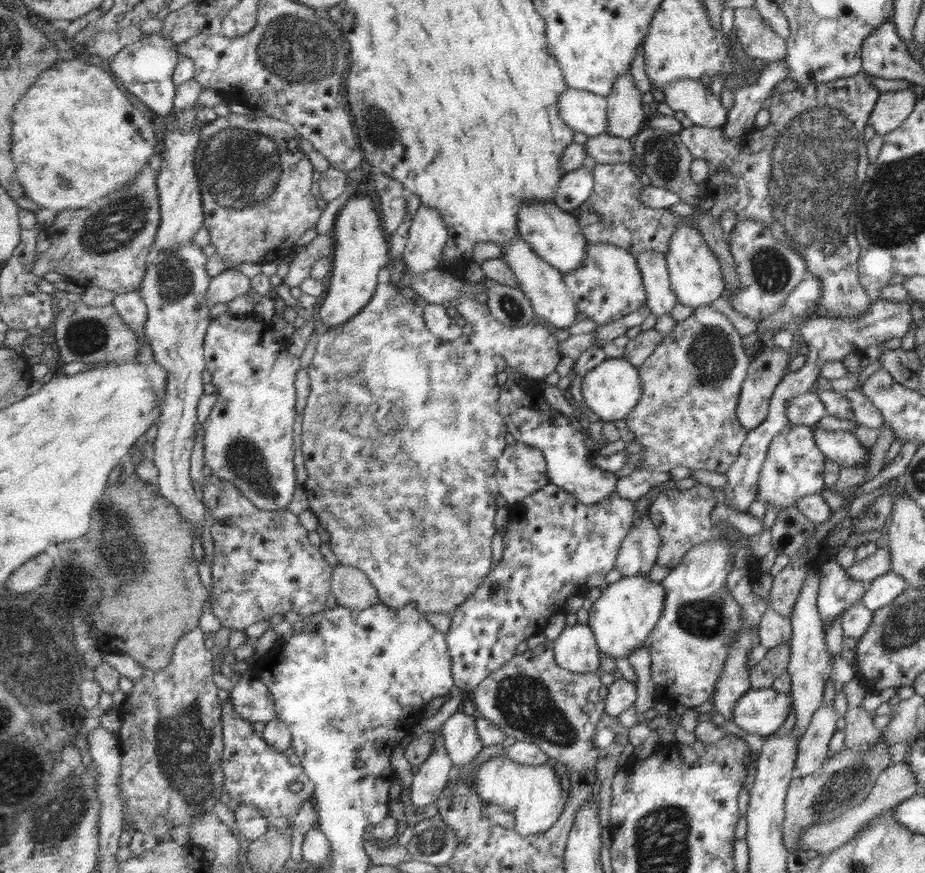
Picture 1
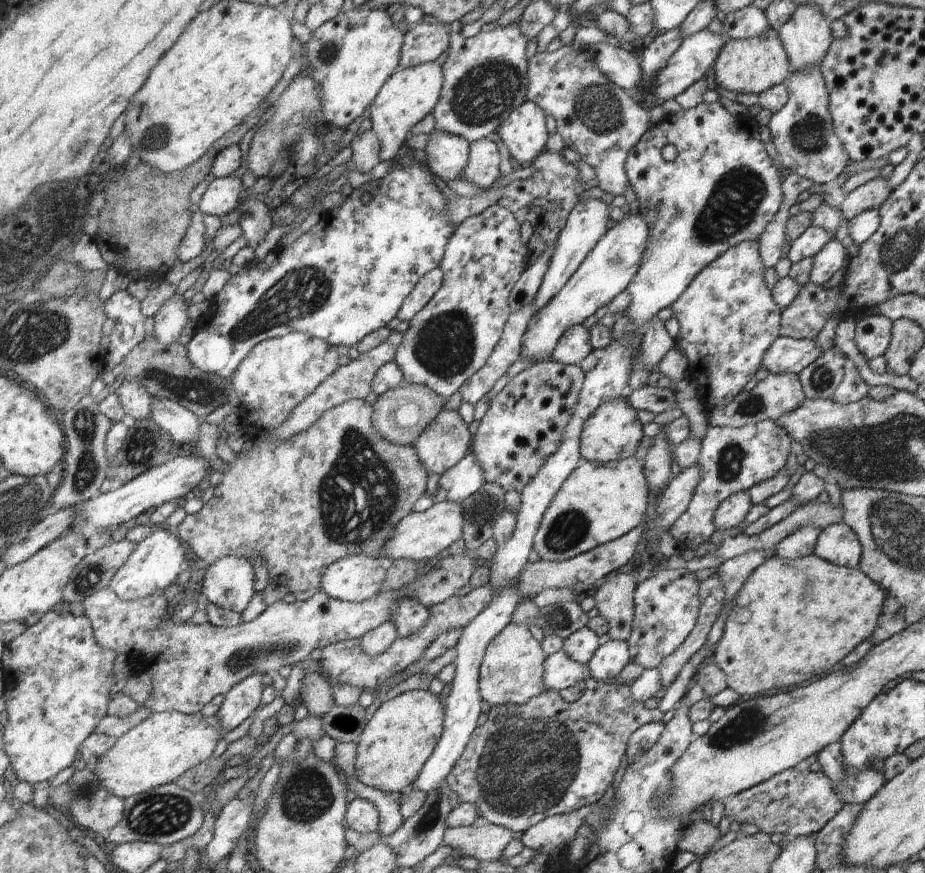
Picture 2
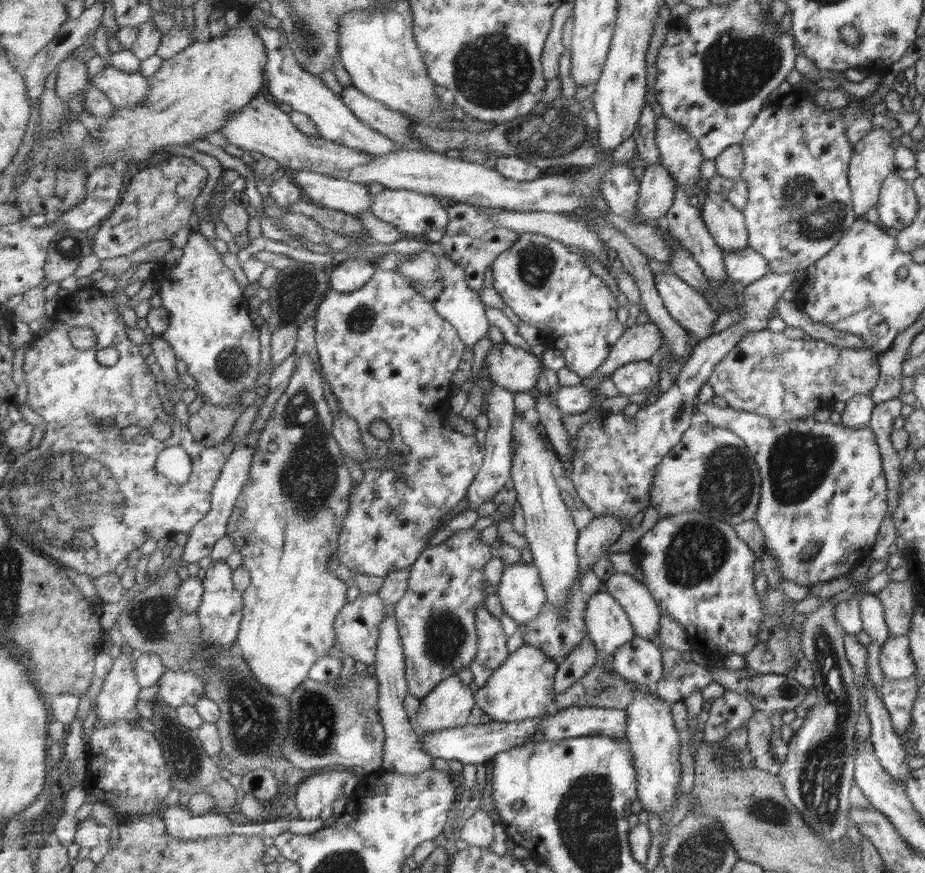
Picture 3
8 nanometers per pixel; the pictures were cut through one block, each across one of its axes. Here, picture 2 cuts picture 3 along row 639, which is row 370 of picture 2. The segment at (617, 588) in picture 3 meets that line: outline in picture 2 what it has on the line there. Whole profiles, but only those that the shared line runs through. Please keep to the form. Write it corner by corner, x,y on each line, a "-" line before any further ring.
658,316
653,318
651,322
647,322
647,326
643,326
642,336
643,354
641,354
641,360
645,364
645,370
653,372
663,362
665,354
671,352
671,348
675,347
676,340
669,336
663,320

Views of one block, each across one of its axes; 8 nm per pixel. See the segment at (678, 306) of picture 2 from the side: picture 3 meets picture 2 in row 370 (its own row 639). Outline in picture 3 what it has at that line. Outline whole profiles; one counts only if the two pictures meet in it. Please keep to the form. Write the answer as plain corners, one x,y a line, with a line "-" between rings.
686,510
675,516
660,518
652,529
641,536
641,539
631,552
635,555
637,562
639,562
639,566
643,568
643,572
645,572
645,585
648,586
657,605
660,606
662,614
671,616
671,619
685,628
689,636
688,640
699,654
703,655
706,659
711,656
720,659
726,654
742,655
749,653
750,650
754,648
753,644
757,642
757,632
759,632
757,624
759,624
760,621
763,622
763,615
761,615
760,610
761,601
757,600
757,594
755,594
755,590
753,590
753,568
751,568
751,566
753,566
753,560
755,560
755,558
753,558
753,553
751,553
749,547
740,538
735,536
735,531
730,524
724,521
713,520
706,516
706,514
701,514
696,510

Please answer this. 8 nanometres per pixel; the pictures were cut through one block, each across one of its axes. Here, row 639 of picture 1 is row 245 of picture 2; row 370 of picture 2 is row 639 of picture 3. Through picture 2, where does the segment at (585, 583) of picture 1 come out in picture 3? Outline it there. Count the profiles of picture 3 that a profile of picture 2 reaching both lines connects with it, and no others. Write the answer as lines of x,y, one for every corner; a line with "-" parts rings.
473,527
460,530
439,545
429,547
409,572
404,598
395,604
406,656
406,679
409,693
425,699
439,682
454,677
475,660
478,644
479,607
485,602
485,565
493,557
491,545
483,544
481,534

